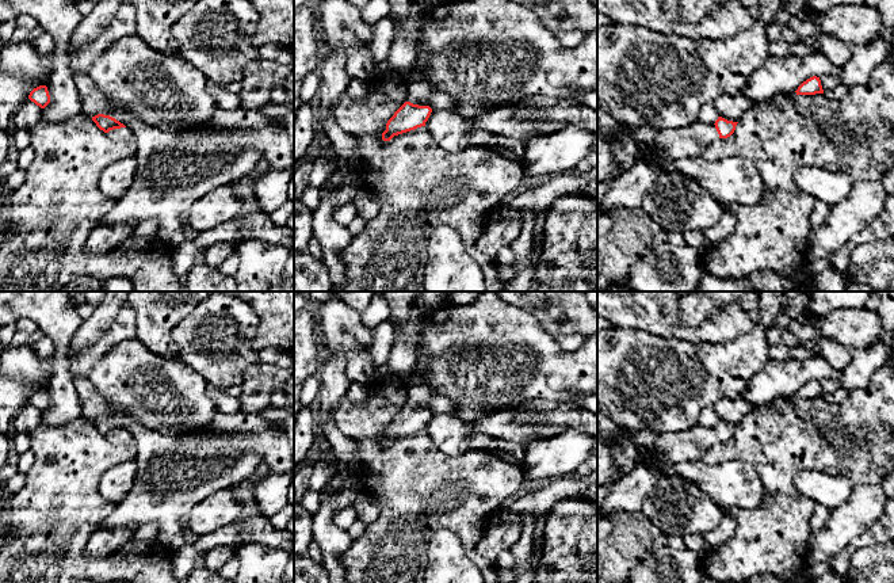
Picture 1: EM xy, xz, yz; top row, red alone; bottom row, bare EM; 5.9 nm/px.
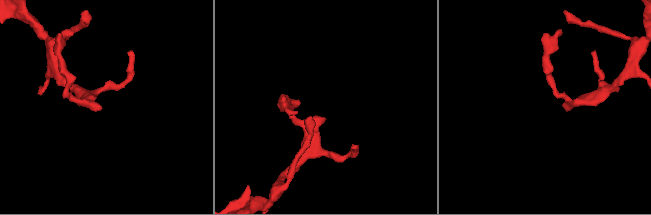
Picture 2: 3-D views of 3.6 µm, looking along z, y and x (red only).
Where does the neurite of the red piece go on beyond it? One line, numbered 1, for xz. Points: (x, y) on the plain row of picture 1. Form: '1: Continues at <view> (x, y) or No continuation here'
1: Continues at xz (420, 393)

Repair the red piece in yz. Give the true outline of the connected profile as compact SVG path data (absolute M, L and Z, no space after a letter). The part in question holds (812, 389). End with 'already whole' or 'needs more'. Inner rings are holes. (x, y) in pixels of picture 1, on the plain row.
M813 380L806 385L803 385L795 396L796 399L815 399L815 397L824 397L824 393L820 381Z; already whole

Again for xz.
M423 380L408 385L408 404L387 424L382 443L390 445L394 439L425 430L432 416L429 401L435 396L435 389Z; needs more

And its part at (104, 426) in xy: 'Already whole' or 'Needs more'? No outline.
Needs more

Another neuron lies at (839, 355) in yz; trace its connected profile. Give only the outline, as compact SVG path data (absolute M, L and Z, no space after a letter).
M821 338L821 357L824 357L833 369L844 370L852 361L852 350L838 342Z

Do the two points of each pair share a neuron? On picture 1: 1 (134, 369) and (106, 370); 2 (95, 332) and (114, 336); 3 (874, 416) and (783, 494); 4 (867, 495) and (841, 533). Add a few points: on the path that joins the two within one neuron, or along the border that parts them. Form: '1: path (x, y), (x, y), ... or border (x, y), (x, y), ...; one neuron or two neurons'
1: path (128, 370), (113, 370); one neuron
2: border (122, 307), (114, 323), (98, 339), (77, 351); two neurons
3: path (847, 433), (833, 448), (817, 448), (795, 467); one neuron
4: path (866, 505), (847, 524); one neuron

